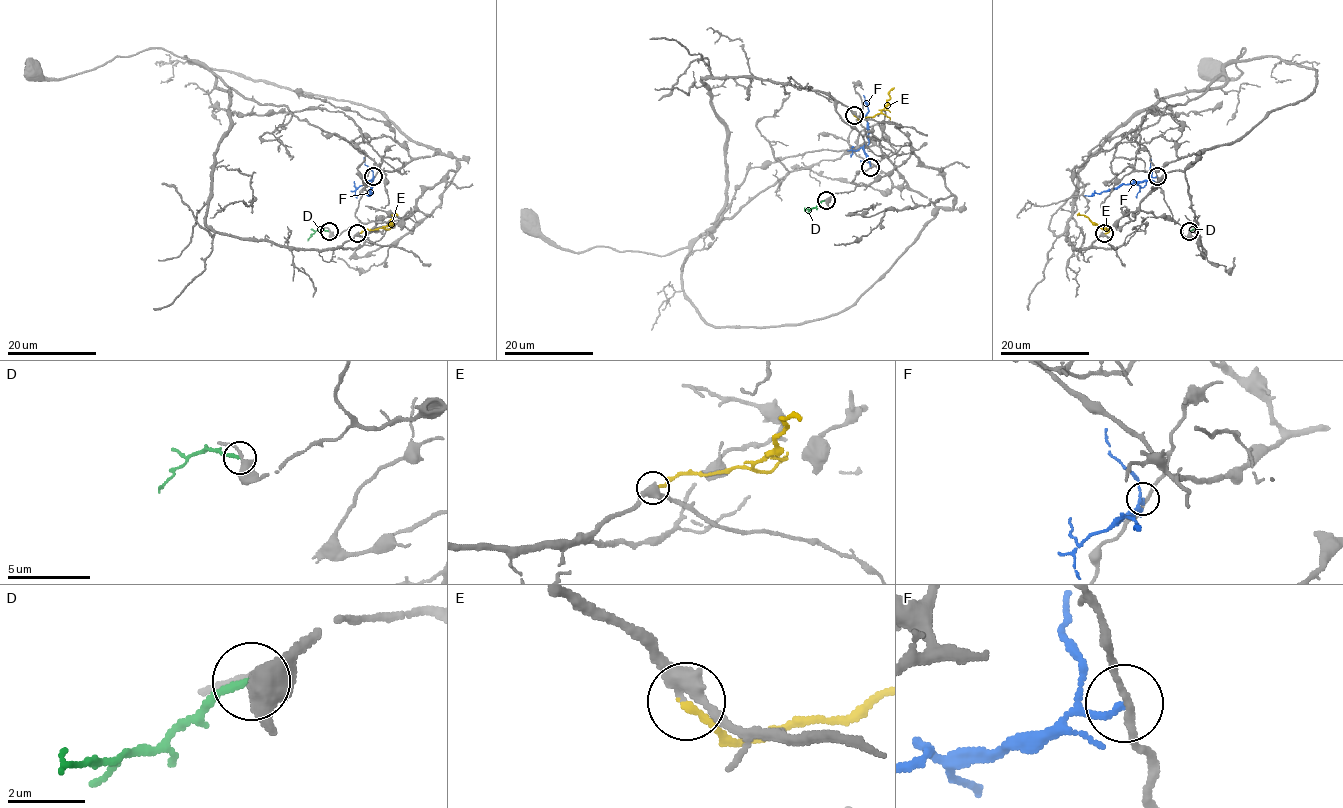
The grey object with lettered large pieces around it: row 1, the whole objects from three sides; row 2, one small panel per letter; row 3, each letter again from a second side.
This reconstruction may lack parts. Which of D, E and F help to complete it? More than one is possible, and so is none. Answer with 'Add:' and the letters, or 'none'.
Add: E

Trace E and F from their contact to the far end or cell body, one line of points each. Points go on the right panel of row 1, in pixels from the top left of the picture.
E: (1104, 233), (1109, 230), (1076, 215)
F: (1156, 176), (1121, 183), (1100, 193), (1084, 195)

